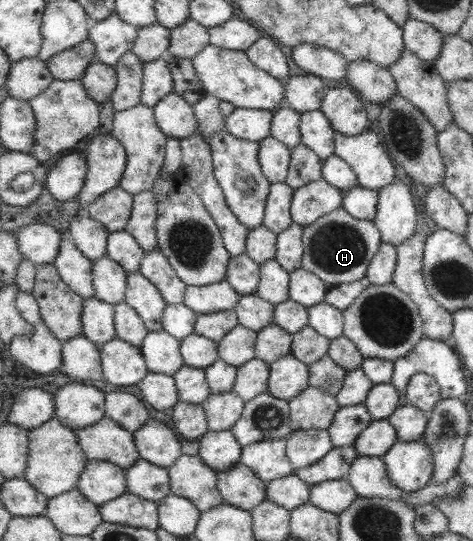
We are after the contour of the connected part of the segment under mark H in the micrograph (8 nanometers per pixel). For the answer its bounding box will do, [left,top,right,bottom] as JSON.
[303,207,383,286]

